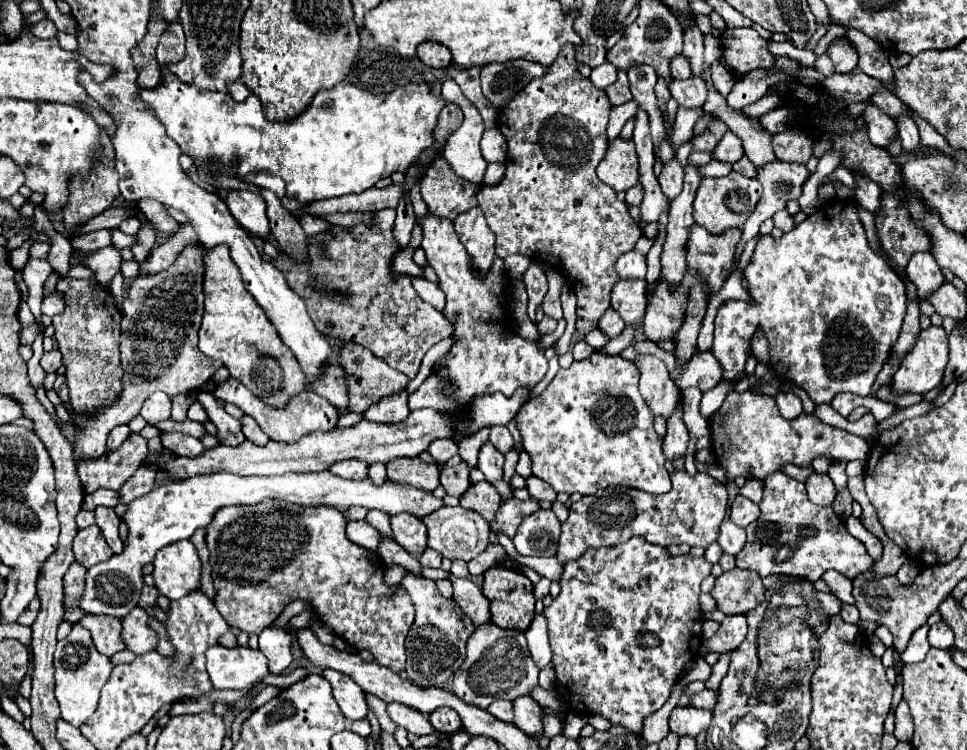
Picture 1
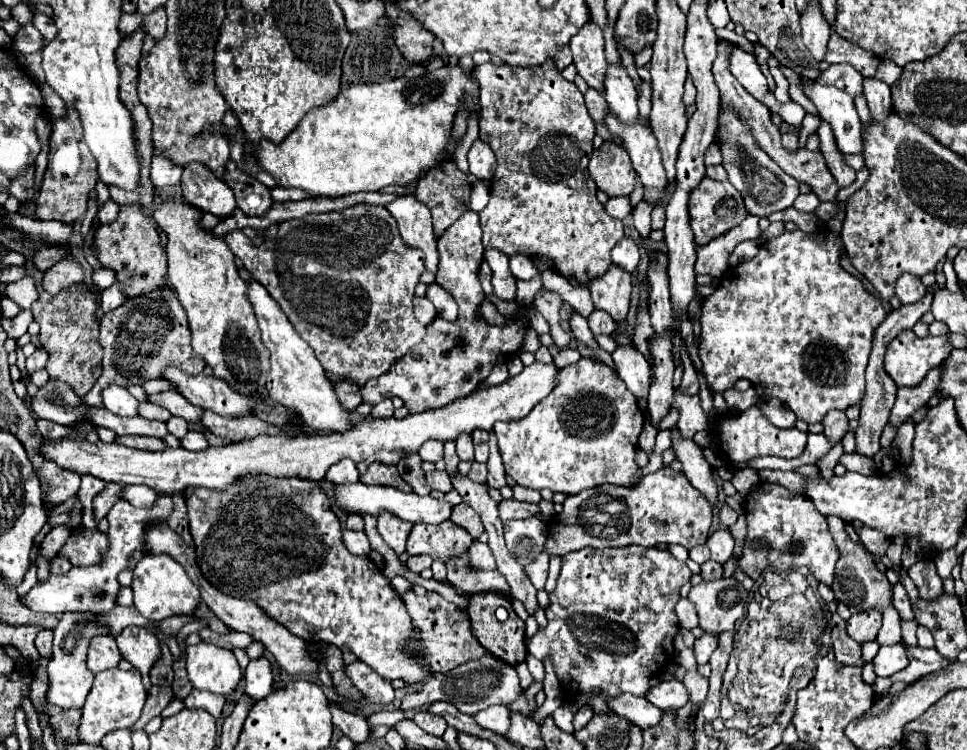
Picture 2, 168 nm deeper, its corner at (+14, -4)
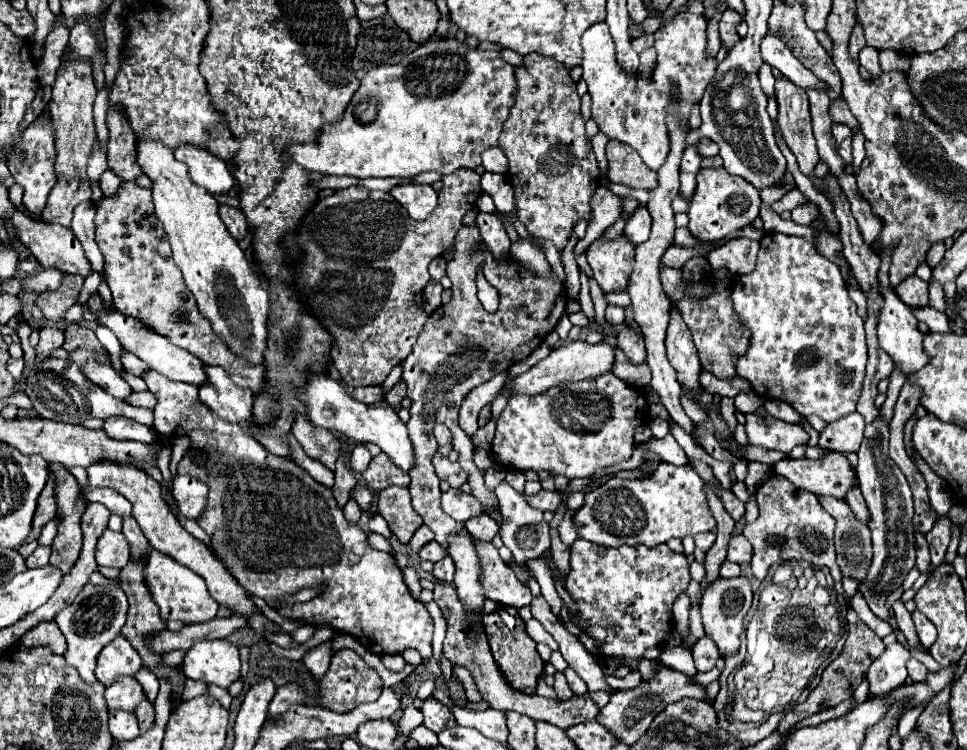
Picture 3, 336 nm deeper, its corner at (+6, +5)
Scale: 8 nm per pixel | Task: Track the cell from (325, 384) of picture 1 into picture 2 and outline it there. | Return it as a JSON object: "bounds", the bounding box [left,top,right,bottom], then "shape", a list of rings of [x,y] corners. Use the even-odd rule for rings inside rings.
{"bounds":[335,383,363,411],"shape":[[[339,383],[339,385],[335,385],[335,391],[337,391],[337,397],[339,397],[341,405],[347,411],[355,411],[363,403],[361,401],[361,393],[359,393],[359,387],[355,387],[351,383]]]}

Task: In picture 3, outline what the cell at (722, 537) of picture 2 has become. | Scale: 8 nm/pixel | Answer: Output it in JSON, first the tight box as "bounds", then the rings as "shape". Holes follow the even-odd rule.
{"bounds":[727,534,753,562],"shape":[[[743,534],[731,536],[729,548],[727,548],[727,560],[729,562],[749,562],[751,556],[753,556],[753,548],[745,540],[745,536]]]}

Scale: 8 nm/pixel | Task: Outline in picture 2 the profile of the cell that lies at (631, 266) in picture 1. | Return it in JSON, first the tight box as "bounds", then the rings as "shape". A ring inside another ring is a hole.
{"bounds":[611,237,639,273],"shape":[[[623,237],[611,251],[611,259],[621,269],[633,273],[639,263],[639,243],[633,237]]]}

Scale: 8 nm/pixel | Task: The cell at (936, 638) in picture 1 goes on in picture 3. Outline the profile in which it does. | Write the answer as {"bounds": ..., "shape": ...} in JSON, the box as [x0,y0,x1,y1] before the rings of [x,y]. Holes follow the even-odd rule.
{"bounds":[913,612,937,648],"shape":[[[913,612],[913,622],[915,622],[915,628],[917,628],[917,634],[919,634],[919,640],[921,644],[925,644],[927,648],[937,640],[937,628],[933,622],[927,620],[925,614],[921,612]]]}

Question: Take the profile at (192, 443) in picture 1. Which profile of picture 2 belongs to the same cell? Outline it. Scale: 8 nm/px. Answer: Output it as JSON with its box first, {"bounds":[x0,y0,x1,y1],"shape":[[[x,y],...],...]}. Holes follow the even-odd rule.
{"bounds":[115,437,165,451],"shape":[[[115,437],[119,445],[129,445],[133,449],[145,449],[145,451],[163,451],[165,443],[157,437]]]}

